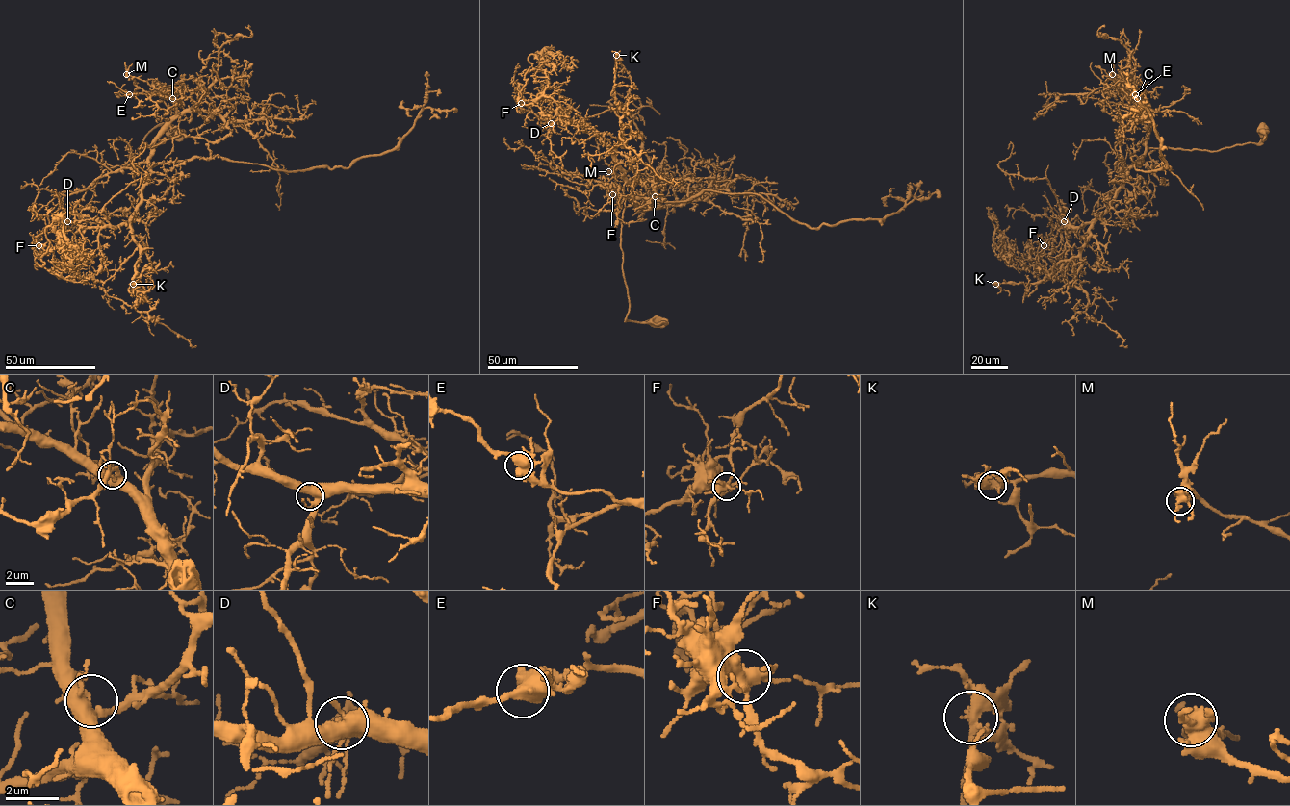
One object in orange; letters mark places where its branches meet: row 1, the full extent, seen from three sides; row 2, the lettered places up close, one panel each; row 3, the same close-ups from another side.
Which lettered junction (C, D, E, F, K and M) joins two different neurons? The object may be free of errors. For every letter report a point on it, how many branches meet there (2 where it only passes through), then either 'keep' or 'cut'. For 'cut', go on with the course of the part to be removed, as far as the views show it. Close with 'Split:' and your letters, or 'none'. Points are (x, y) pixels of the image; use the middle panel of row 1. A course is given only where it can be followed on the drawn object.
C: place (655, 196); branches 4; keep
D: place (551, 123); branches 4; keep
E: place (612, 194); branches 5; keep
F: place (521, 103); branches 6; cut; course (521, 103), (518, 88), (520, 105), (532, 103), (551, 70), (564, 60), (566, 67), (578, 61)
K: place (616, 55); branches 6; keep
M: place (608, 171); branches 4; keep
Split: F

